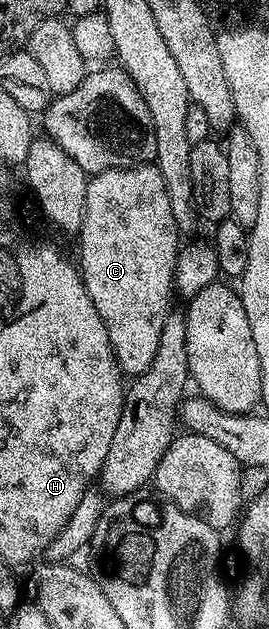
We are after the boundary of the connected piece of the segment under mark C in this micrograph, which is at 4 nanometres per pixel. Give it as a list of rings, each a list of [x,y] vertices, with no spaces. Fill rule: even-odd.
[[[152,163],[98,172],[90,175],[88,182],[87,206],[79,233],[81,280],[95,310],[99,310],[99,318],[103,318],[107,326],[117,365],[126,377],[132,378],[151,366],[151,358],[155,358],[155,350],[159,350],[159,334],[163,334],[165,319],[171,311],[169,295],[172,297],[175,292],[173,275],[179,247],[175,214],[171,214],[171,198],[167,198],[163,174],[159,174]]]

